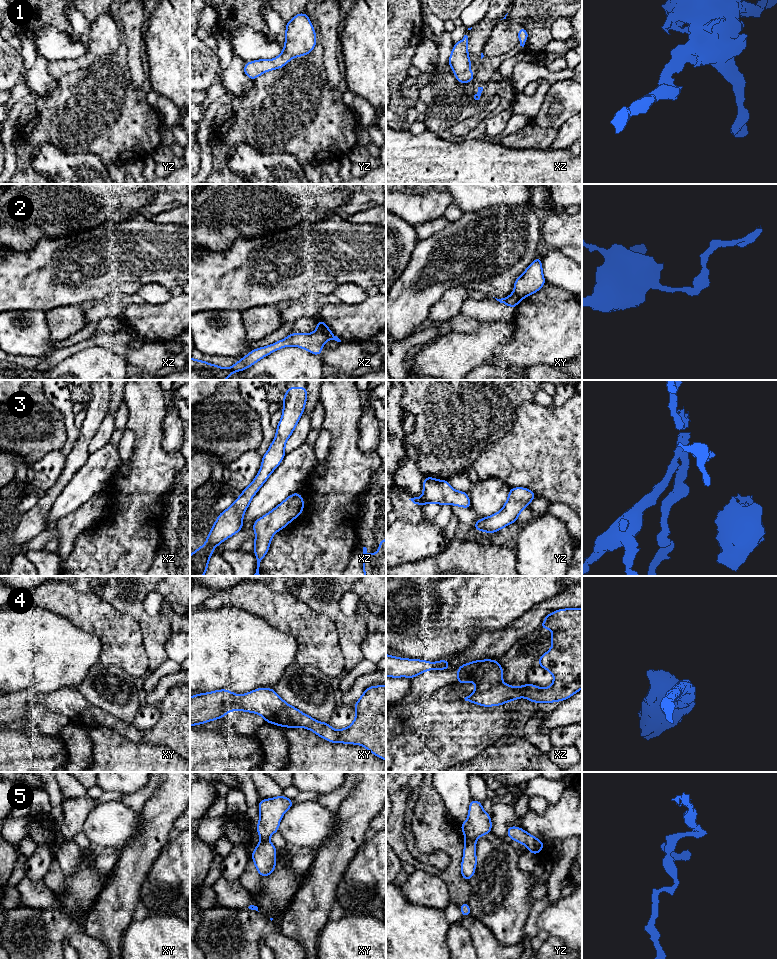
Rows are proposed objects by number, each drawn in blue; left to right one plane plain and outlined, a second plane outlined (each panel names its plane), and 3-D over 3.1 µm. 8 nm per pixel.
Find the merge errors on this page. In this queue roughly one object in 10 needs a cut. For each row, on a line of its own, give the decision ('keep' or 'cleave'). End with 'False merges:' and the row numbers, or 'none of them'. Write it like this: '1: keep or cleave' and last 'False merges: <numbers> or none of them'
1: keep
2: cleave
3: keep
4: keep
5: cleave
False merges: 2, 5

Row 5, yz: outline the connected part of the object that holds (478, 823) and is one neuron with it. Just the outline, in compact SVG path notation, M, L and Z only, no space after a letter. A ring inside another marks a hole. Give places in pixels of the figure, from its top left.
M471 800L467 820L460 825L466 839L476 840L491 832L490 814L483 810L482 803Z

